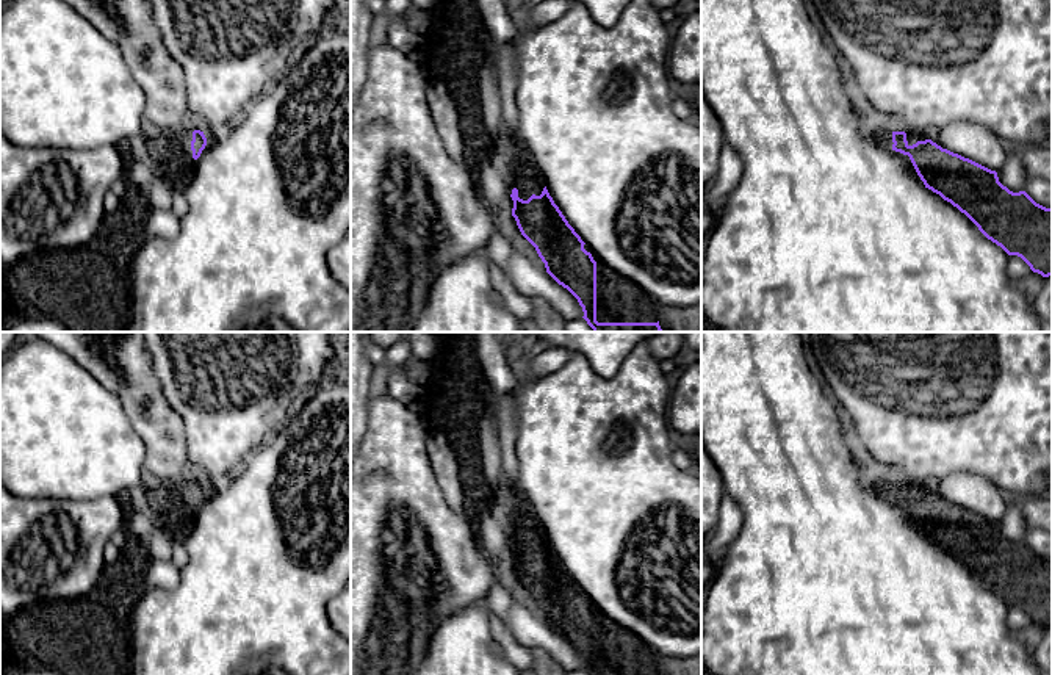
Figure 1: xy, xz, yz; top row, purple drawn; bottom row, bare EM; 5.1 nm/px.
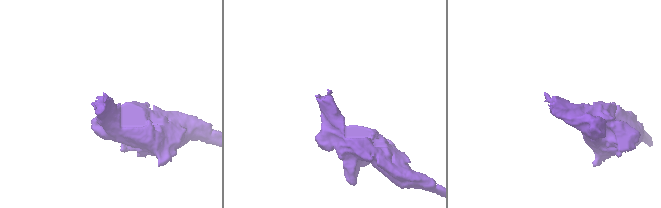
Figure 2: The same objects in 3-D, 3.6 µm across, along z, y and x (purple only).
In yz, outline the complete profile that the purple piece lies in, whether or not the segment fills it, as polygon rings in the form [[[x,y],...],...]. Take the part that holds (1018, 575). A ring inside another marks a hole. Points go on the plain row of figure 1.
[[[878,479],[875,484],[886,498],[908,506],[925,539],[964,564],[988,590],[1008,606],[1021,608],[1033,623],[1052,626],[1052,559],[1036,554],[1025,542],[1010,542],[999,532],[996,522],[942,500],[931,490],[910,496],[905,482]]]

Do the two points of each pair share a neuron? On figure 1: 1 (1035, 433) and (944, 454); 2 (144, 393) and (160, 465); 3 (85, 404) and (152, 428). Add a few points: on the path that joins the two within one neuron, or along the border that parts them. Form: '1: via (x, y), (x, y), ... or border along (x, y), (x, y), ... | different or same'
1: via (1013, 433), (966, 433) | same
2: via (147, 411), (160, 428), (160, 448) | same
3: border along (108, 389), (118, 398), (146, 453) | different

